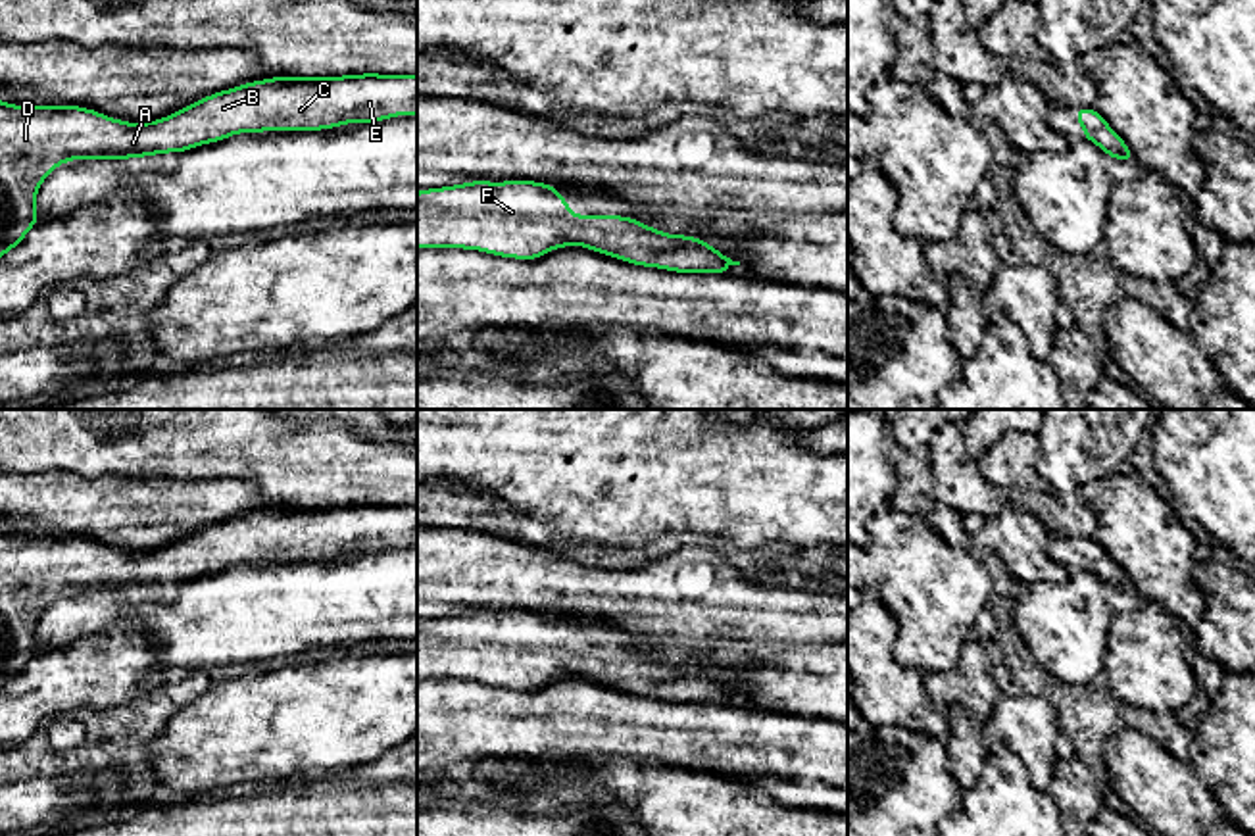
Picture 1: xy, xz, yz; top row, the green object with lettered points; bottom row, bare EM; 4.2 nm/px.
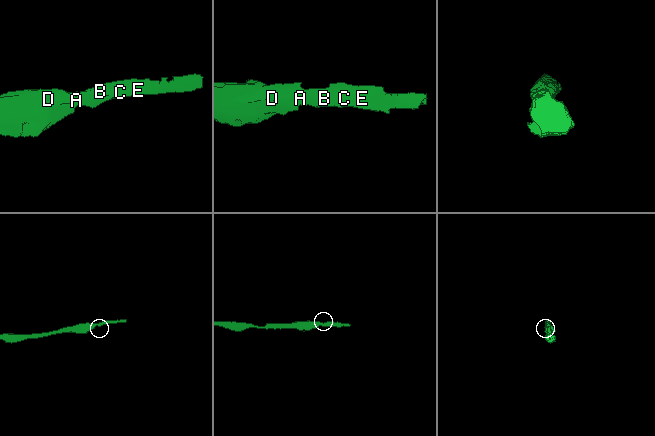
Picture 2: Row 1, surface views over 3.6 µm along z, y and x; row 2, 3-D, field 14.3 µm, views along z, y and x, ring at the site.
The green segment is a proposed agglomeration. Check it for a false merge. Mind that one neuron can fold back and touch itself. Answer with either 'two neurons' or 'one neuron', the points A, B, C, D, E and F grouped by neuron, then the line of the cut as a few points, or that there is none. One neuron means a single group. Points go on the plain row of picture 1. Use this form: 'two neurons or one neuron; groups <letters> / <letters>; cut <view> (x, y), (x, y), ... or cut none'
one neuron; groups A B C D E F; cut none

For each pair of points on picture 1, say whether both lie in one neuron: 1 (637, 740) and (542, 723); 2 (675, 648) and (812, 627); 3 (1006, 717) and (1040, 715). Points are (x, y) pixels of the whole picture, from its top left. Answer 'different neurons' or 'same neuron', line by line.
1: same neuron
2: different neurons
3: same neuron

